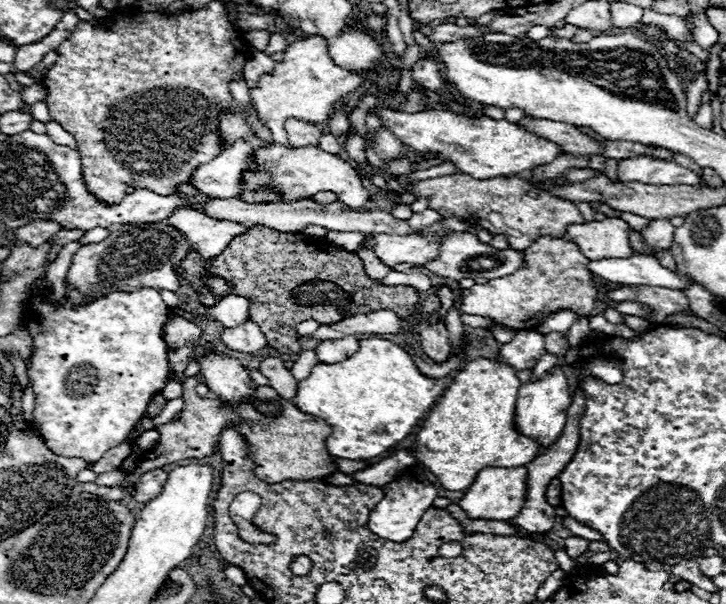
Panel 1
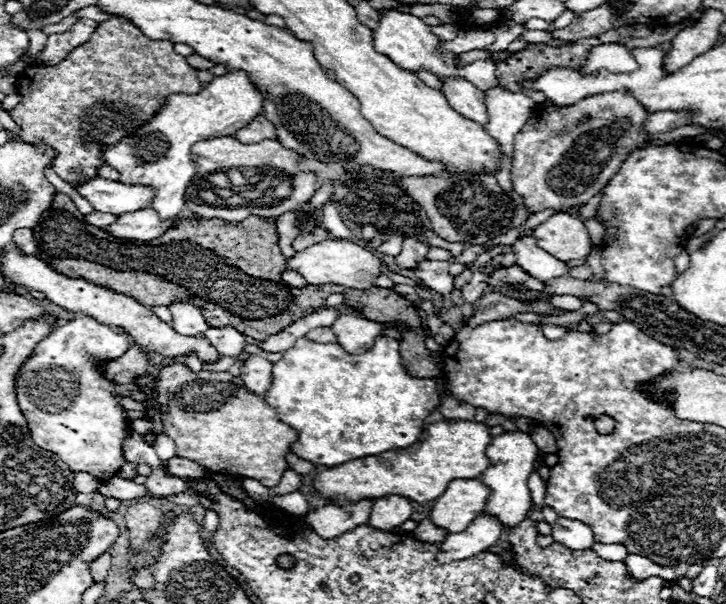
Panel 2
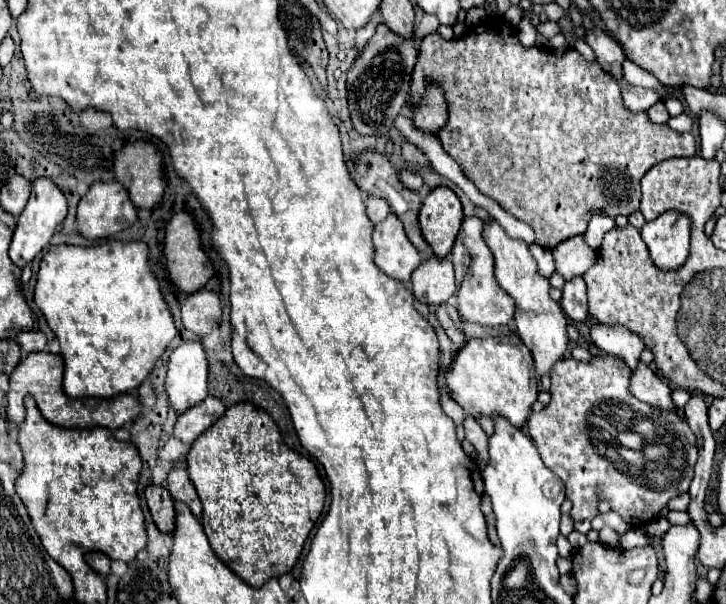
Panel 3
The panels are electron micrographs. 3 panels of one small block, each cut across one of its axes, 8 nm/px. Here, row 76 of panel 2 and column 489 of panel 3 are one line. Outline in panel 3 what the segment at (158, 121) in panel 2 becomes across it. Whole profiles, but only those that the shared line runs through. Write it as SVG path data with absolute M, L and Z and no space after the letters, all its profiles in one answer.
M494 218L484 220L482 238L494 254L494 274L496 274L498 284L516 300L514 320L516 320L516 330L520 334L520 340L530 348L534 364L536 364L536 372L548 374L550 368L558 360L564 358L564 352L568 352L568 346L570 346L568 336L566 336L566 324L568 324L566 314L558 306L558 302L550 298L548 294L550 282L538 272L536 260L532 258L528 244L524 240L510 238Z

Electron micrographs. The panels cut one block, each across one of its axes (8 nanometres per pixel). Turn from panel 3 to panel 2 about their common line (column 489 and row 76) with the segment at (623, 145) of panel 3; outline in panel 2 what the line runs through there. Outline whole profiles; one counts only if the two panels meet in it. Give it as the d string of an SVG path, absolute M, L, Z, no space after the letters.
M108 18L98 24L92 38L74 48L66 60L54 66L28 66L18 74L18 94L22 96L20 104L10 112L12 120L20 126L20 138L24 142L46 142L54 146L56 158L52 162L54 172L66 182L78 182L82 178L96 176L96 168L104 164L102 150L106 144L114 144L134 132L150 120L162 100L170 94L194 94L202 90L200 80L196 78L198 70L188 66L186 58L176 54L174 44L168 40L150 40L146 38L132 22L124 18Z

